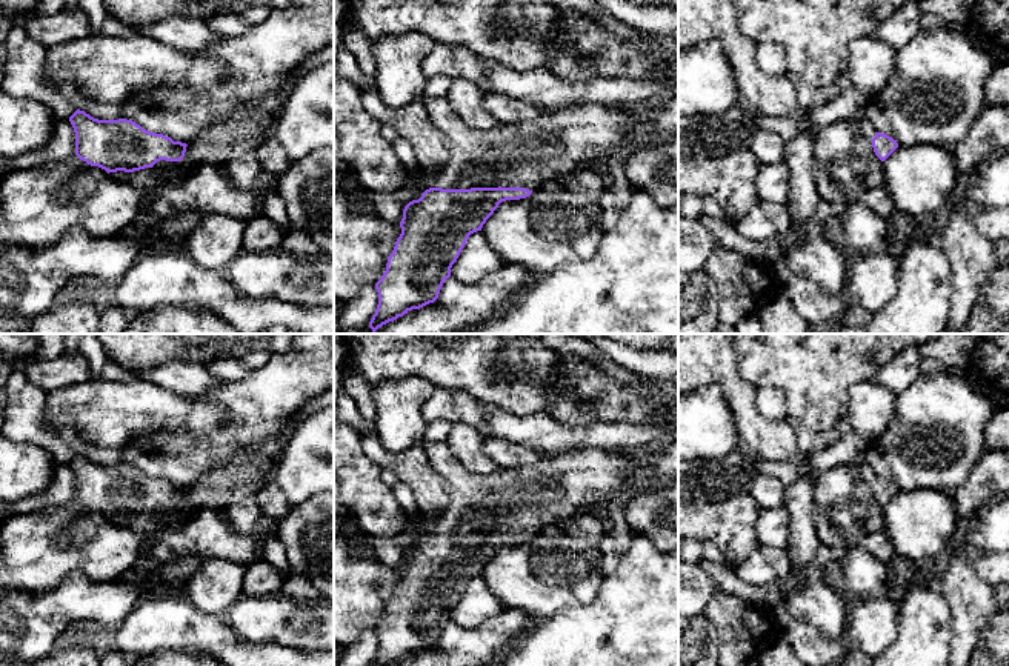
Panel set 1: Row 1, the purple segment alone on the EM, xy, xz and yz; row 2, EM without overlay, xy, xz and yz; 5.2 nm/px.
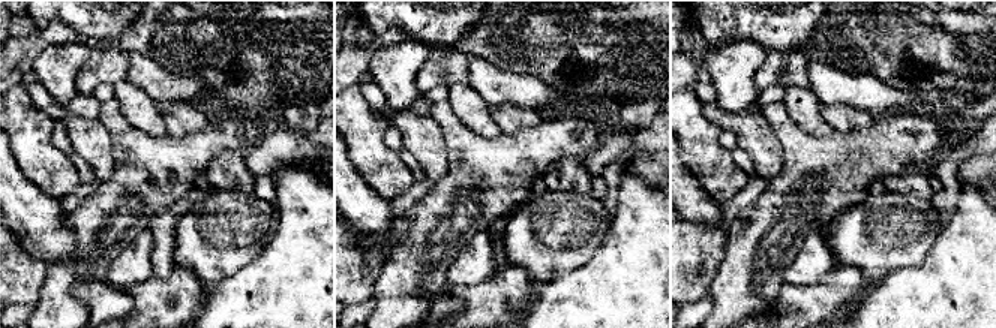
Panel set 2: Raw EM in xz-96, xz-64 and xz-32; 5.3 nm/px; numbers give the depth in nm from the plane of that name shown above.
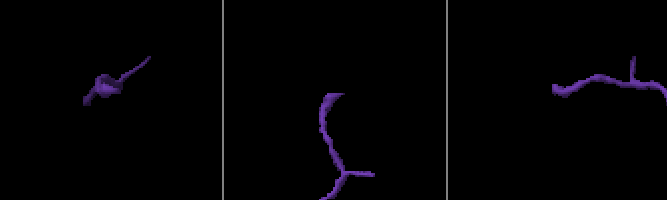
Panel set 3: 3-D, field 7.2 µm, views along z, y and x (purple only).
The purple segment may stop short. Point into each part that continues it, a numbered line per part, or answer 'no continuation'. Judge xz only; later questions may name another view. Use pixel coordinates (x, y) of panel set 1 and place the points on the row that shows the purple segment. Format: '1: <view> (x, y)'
1: xz (549, 146)

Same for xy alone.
1: xy (145, 177)

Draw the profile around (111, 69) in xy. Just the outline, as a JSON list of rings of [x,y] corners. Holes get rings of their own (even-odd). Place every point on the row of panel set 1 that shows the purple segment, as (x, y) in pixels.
[[[134,34],[128,38],[89,35],[46,48],[43,77],[55,89],[62,83],[83,86],[92,102],[108,105],[123,103],[134,92],[155,86],[209,91],[226,82],[228,68],[212,55],[180,52],[143,34]]]

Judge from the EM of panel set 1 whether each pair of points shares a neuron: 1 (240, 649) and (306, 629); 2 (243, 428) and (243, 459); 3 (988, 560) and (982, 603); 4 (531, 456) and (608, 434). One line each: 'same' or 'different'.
1: different
2: different
3: different
4: different

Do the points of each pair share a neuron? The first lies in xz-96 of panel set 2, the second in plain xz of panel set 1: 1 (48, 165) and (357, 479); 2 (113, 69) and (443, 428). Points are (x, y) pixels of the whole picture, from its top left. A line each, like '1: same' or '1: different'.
1: same
2: different

